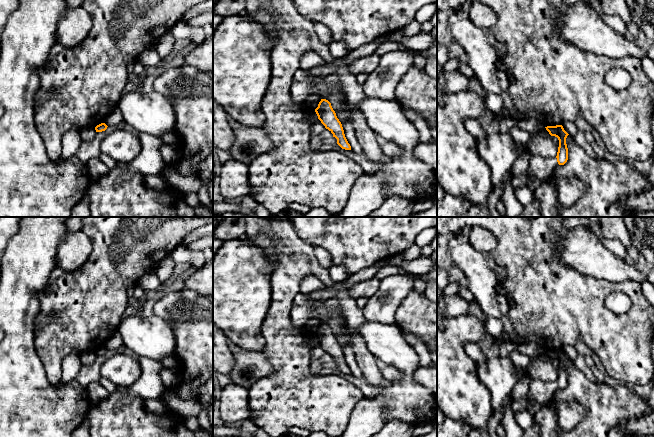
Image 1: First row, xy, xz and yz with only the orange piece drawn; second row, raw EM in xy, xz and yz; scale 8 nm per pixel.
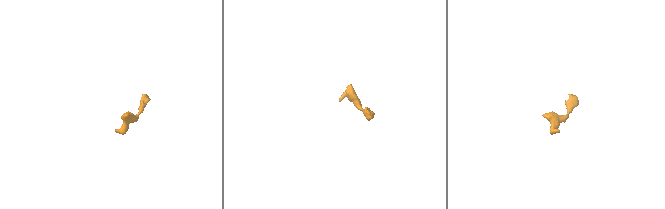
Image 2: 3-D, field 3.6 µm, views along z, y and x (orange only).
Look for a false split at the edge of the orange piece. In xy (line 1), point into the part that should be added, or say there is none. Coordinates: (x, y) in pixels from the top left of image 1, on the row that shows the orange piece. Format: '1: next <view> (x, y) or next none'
1: next none

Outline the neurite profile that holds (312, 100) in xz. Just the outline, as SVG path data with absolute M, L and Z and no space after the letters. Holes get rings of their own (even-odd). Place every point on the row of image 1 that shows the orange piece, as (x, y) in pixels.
M310 94L307 96L305 102L312 108L316 109L318 107L319 102L321 101L322 97L316 94Z

